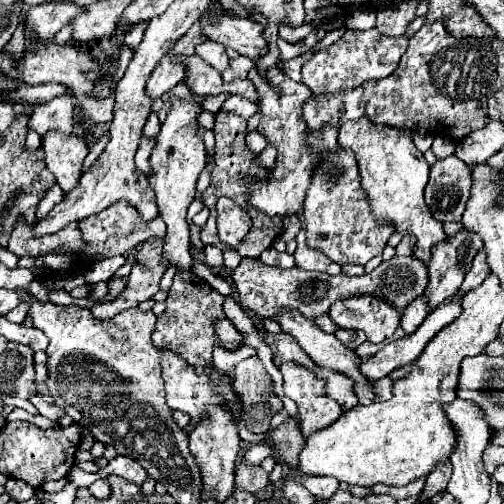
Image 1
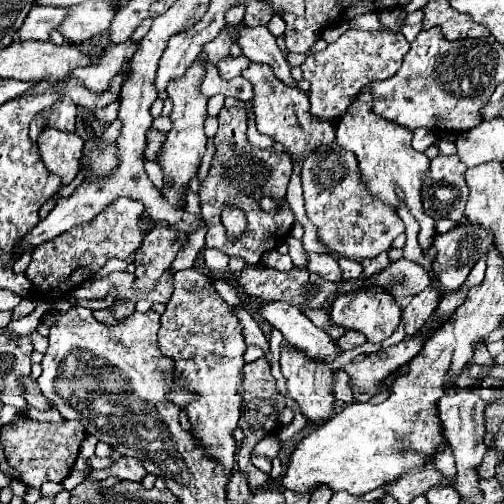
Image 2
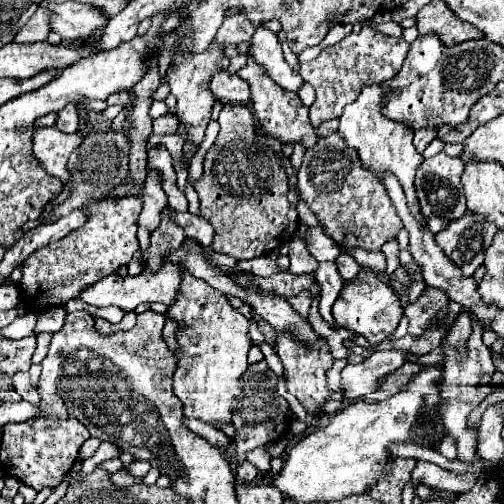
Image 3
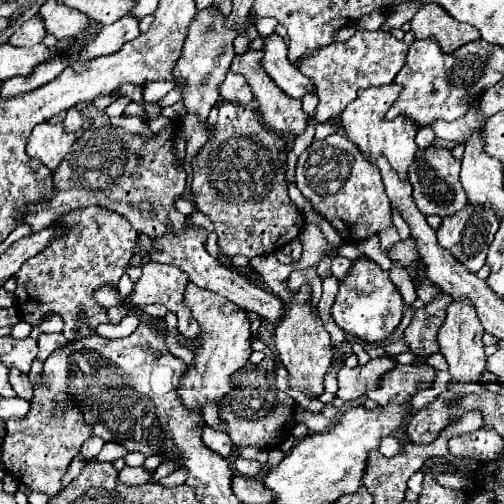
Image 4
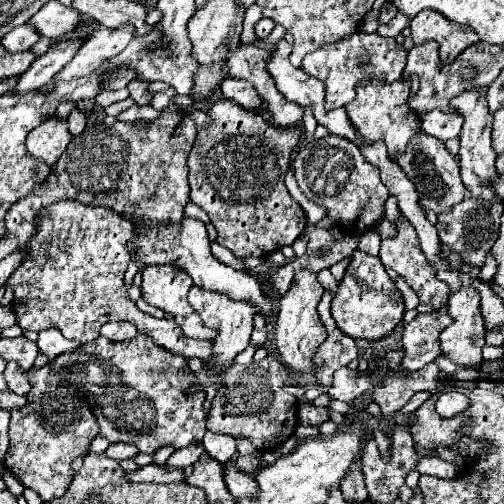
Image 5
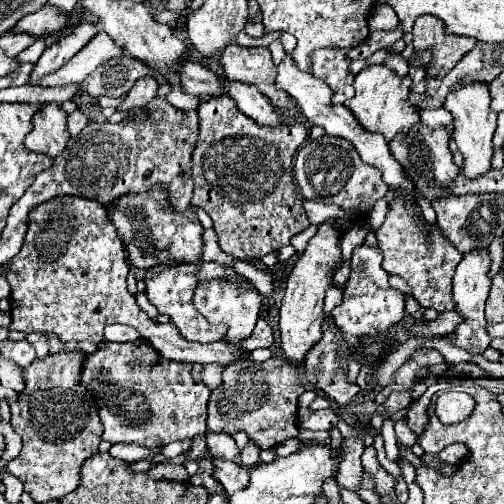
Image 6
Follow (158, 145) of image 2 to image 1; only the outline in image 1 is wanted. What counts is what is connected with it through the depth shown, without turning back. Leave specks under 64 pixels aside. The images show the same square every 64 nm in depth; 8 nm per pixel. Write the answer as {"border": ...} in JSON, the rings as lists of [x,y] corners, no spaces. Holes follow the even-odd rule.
{"border":[[[151,111],[150,116],[143,128],[143,135],[149,138],[156,138],[160,133],[162,123],[155,112]]]}

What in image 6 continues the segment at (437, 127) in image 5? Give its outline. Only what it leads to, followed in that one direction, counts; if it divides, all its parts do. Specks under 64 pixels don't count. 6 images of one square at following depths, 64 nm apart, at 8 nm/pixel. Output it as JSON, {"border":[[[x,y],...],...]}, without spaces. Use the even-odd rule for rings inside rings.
{"border":[[[426,108],[420,112],[420,118],[424,120],[424,124],[428,128],[436,128],[436,126],[446,126],[452,132],[452,114],[444,112],[444,108]]]}

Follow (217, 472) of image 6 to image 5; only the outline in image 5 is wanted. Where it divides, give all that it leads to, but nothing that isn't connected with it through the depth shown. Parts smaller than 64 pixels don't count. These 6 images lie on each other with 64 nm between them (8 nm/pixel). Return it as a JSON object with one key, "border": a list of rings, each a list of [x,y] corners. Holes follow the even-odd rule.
{"border":[[[228,462],[224,464],[224,480],[226,480],[226,488],[232,496],[242,498],[242,496],[256,496],[256,482],[250,474],[240,472],[236,468],[236,464]]]}

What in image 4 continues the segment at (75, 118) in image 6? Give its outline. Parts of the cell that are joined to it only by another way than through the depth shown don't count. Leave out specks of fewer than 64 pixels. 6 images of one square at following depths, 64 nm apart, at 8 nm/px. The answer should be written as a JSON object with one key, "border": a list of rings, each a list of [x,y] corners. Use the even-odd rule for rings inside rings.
{"border":[[[76,108],[68,110],[66,120],[64,120],[64,128],[66,128],[66,132],[78,132],[82,128],[82,116]]]}

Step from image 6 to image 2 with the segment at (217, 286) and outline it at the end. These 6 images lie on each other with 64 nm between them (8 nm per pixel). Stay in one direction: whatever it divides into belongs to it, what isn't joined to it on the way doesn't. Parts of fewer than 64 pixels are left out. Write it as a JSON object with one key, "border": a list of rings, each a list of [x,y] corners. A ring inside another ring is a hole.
{"border":[[[194,268],[174,274],[174,294],[162,314],[158,346],[176,362],[178,384],[192,388],[192,392],[200,396],[196,404],[188,404],[188,408],[184,408],[192,424],[192,434],[216,460],[216,472],[230,476],[236,456],[232,430],[238,426],[240,418],[240,384],[242,366],[246,364],[242,356],[246,352],[246,342],[238,318],[216,292],[206,274]]]}

